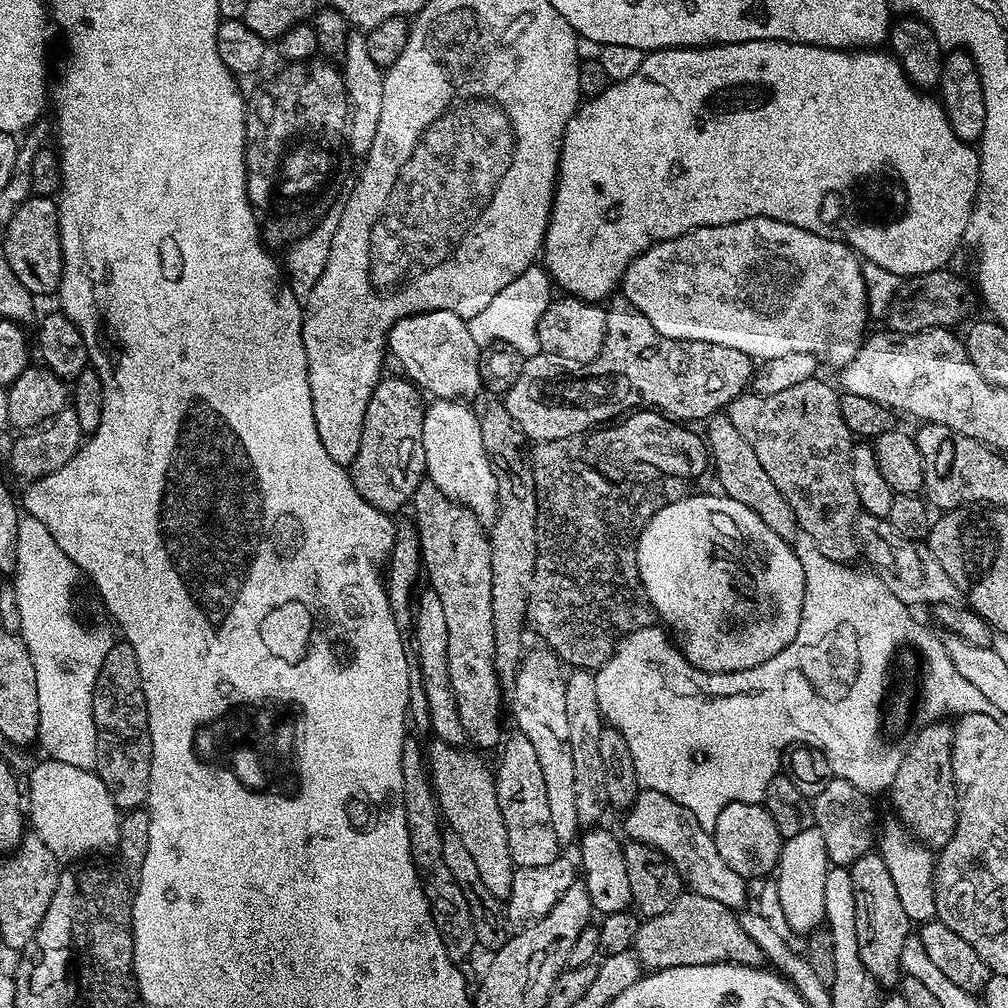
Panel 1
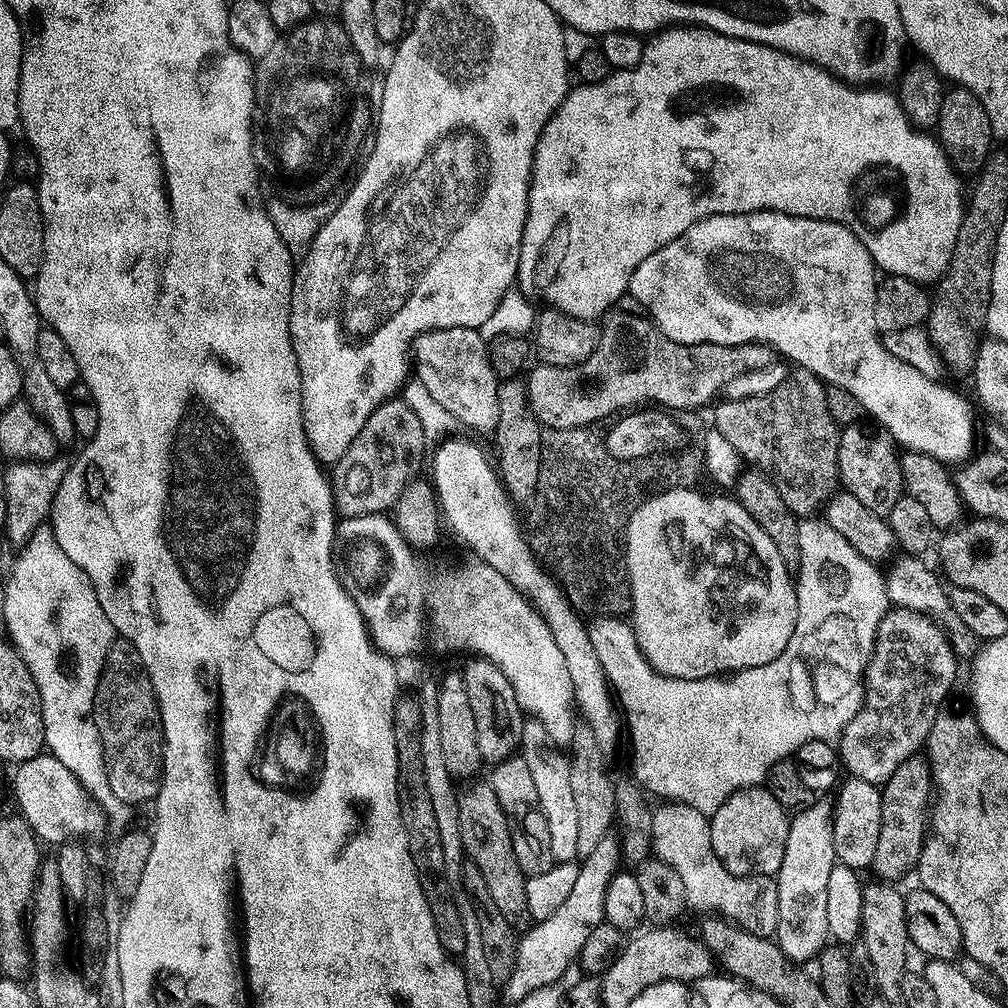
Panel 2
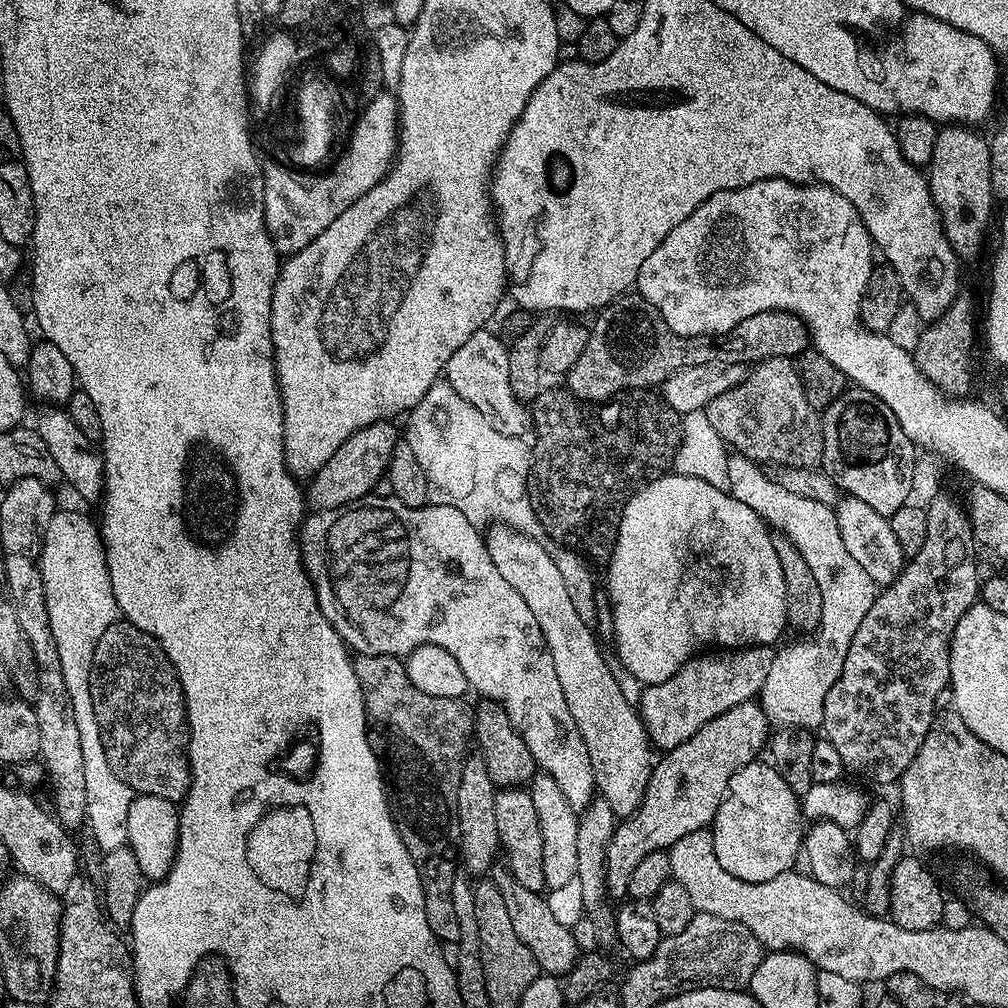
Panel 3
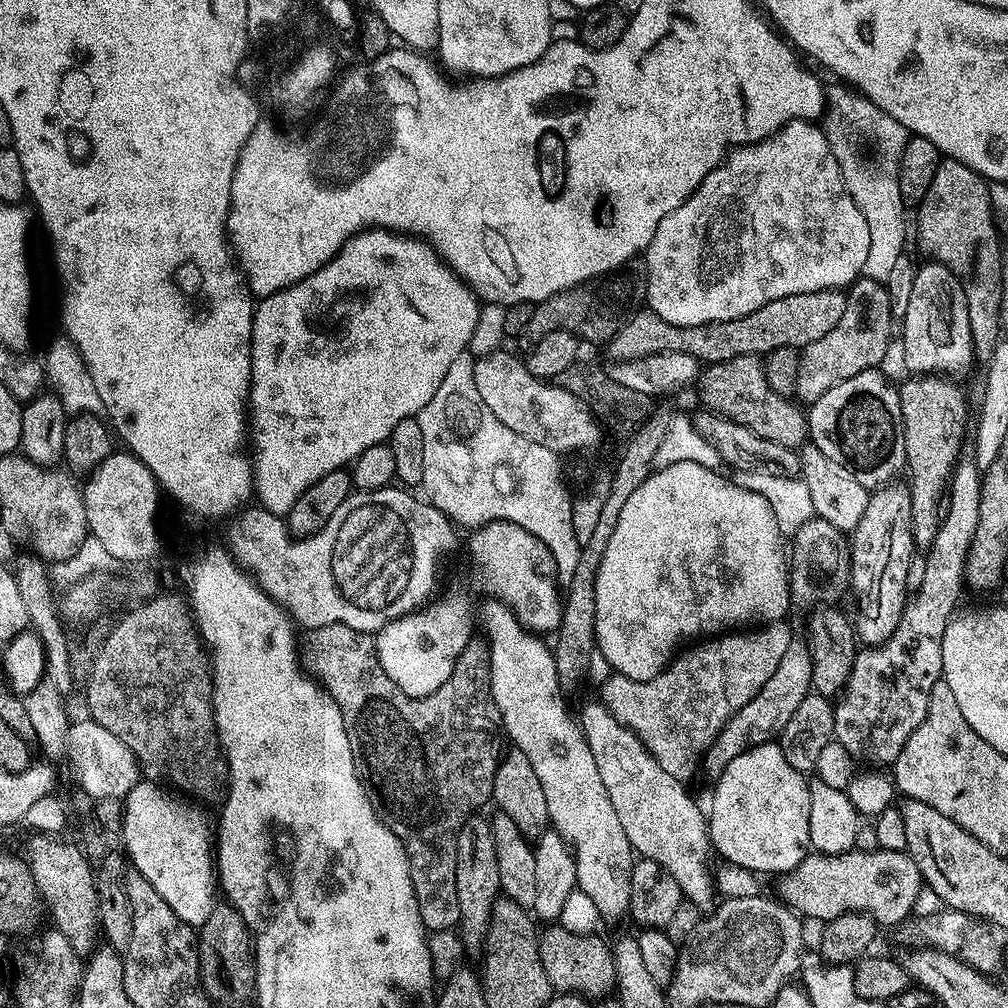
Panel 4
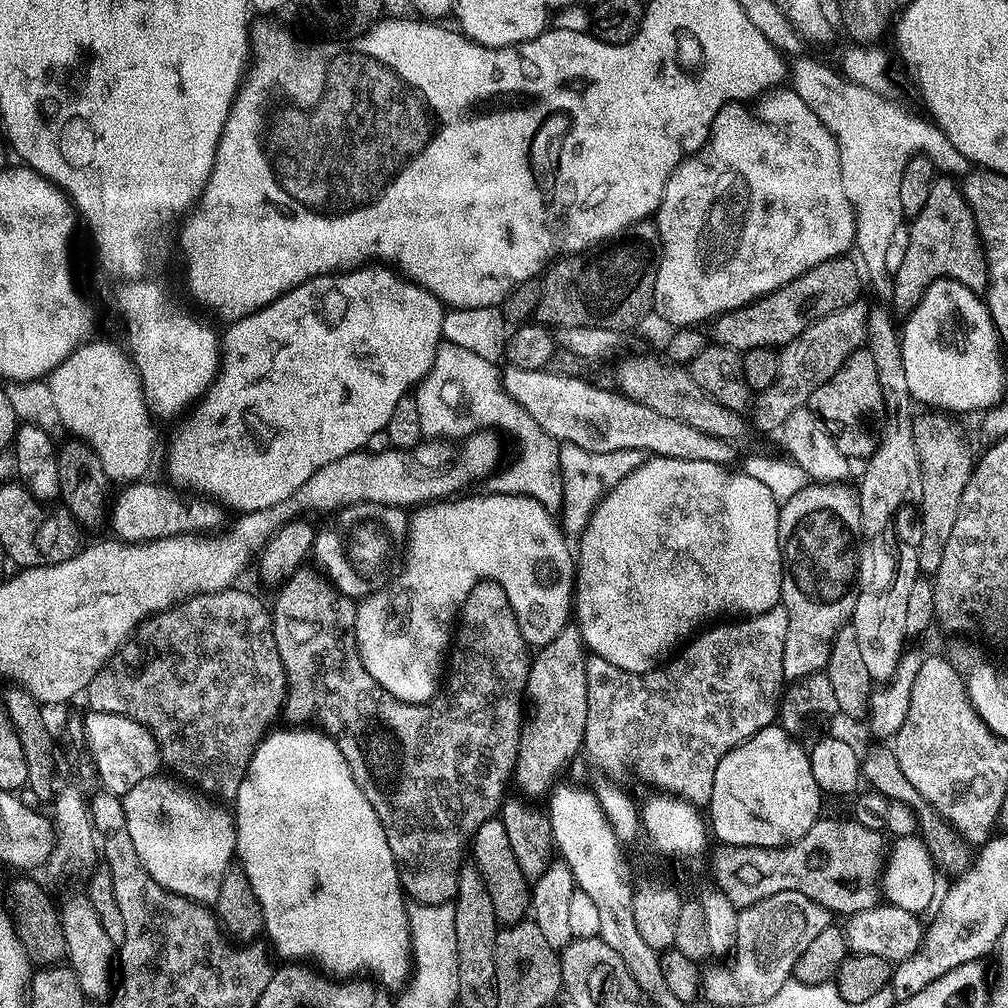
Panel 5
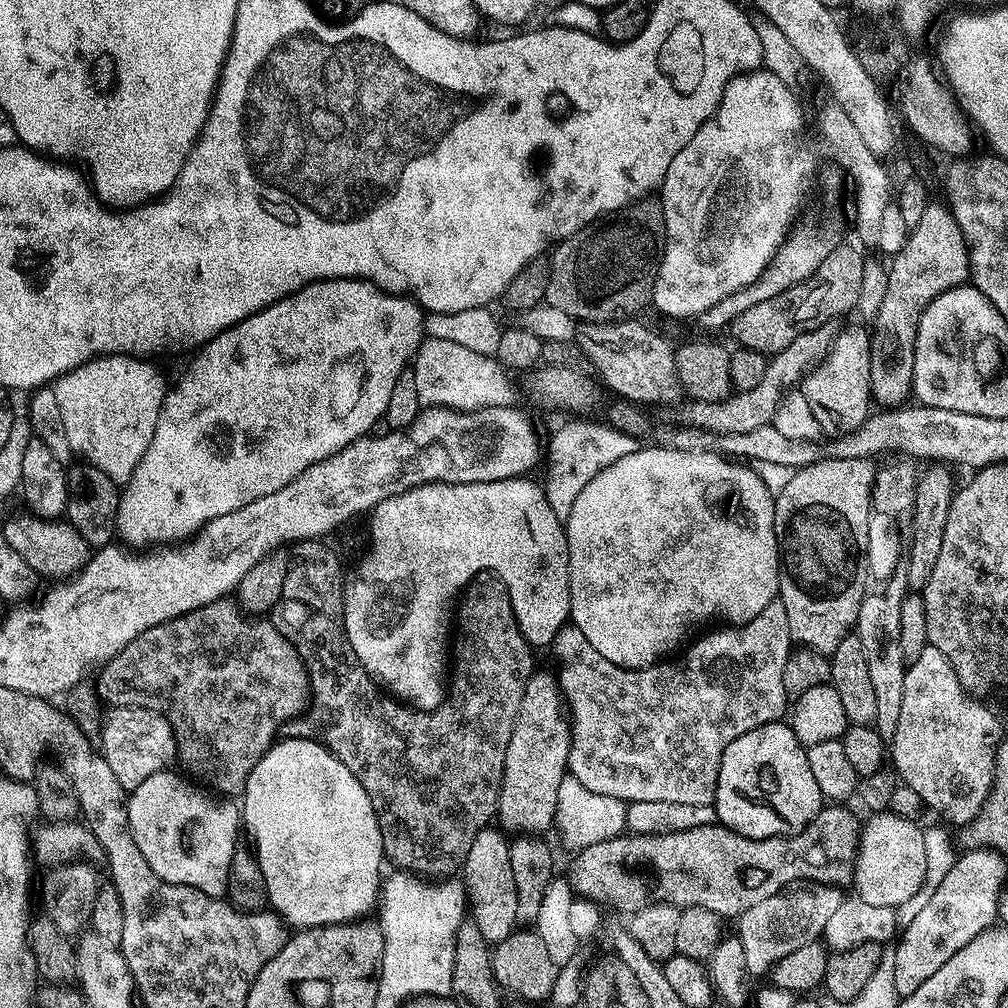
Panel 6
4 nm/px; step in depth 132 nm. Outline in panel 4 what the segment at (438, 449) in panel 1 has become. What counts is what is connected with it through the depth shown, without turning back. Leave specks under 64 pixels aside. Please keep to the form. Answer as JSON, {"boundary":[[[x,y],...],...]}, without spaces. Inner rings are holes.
{"boundary":[[[595,702],[596,704],[588,704],[584,709],[581,710],[580,716],[578,712],[578,723],[581,732],[584,733],[586,742],[590,746],[590,754],[594,754],[594,763],[598,765],[598,774],[602,774],[602,782],[606,786],[606,794],[610,794],[610,803],[614,805],[614,814],[618,814],[618,822],[622,822],[622,830],[626,830],[626,838],[630,838],[630,846],[632,847],[633,853],[637,857],[649,860],[650,862],[658,862],[663,868],[670,874],[670,878],[674,878],[674,882],[678,882],[678,886],[682,890],[684,895],[684,900],[689,904],[698,906],[701,913],[708,914],[717,907],[718,904],[718,894],[714,889],[714,878],[710,873],[710,868],[708,872],[708,852],[710,853],[710,841],[708,839],[708,821],[706,819],[705,813],[702,811],[700,813],[700,808],[695,804],[694,801],[688,797],[688,792],[681,781],[676,780],[670,774],[666,774],[666,770],[662,770],[660,763],[656,761],[651,754],[646,750],[646,746],[642,746],[642,742],[635,736],[633,732],[629,730],[626,726],[622,726],[622,722],[618,722],[618,718],[614,718],[614,714],[610,714],[610,710],[603,702]]]}

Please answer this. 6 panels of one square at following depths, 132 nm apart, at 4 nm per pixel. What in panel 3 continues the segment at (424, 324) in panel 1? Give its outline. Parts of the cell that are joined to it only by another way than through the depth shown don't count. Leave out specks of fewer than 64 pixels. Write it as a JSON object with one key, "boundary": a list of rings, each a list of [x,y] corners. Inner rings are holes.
{"boundary":[[[490,330],[475,332],[448,359],[446,383],[470,406],[482,410],[482,414],[498,430],[507,436],[521,438],[529,435],[533,427],[532,417],[525,401],[519,400],[510,386],[510,358],[507,347],[499,340],[497,333]]]}

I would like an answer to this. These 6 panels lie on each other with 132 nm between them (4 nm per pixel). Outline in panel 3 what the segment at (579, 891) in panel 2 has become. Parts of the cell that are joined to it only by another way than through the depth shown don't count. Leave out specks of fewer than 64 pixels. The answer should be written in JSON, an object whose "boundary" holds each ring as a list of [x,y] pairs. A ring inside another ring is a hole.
{"boundary":[[[750,699],[726,710],[726,714],[718,714],[718,718],[710,718],[710,722],[706,722],[706,726],[698,730],[698,734],[682,742],[682,746],[665,751],[661,755],[664,757],[661,760],[659,757],[655,761],[640,808],[633,816],[621,819],[612,831],[612,840],[608,843],[608,851],[604,853],[604,870],[608,873],[607,893],[611,897],[627,897],[630,874],[634,874],[634,866],[638,866],[638,862],[642,862],[646,854],[667,850],[674,842],[678,842],[678,838],[684,838],[686,834],[705,831],[716,817],[716,811],[723,802],[724,795],[728,793],[730,778],[734,778],[734,774],[738,774],[742,766],[753,763],[763,748],[765,751],[769,740],[769,718],[759,703],[755,699]]]}

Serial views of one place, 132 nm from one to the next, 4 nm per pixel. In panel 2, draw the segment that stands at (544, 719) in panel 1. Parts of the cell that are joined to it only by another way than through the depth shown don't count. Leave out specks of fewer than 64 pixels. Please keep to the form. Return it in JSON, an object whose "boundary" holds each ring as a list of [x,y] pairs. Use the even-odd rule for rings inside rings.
{"boundary":[[[528,718],[522,726],[519,755],[523,756],[526,766],[530,766],[530,774],[538,793],[538,806],[546,818],[546,826],[550,829],[550,854],[555,863],[561,864],[578,857],[578,813],[574,803],[574,793],[570,787],[569,757],[564,756],[561,749],[546,734],[546,726],[542,722]]]}

